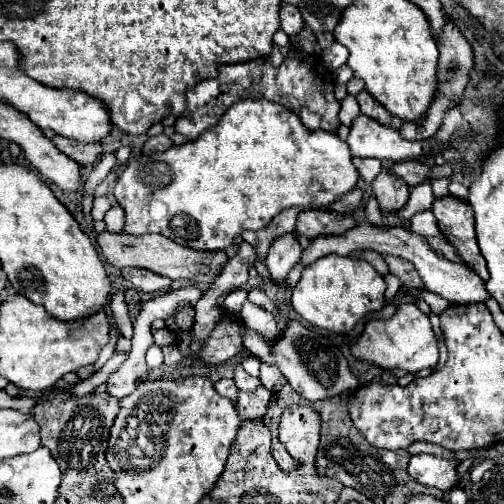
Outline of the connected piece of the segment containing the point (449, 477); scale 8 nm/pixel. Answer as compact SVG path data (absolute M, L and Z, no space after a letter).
M418 454L418 456L410 458L408 474L412 478L420 480L420 484L424 484L424 486L446 492L460 484L456 468L458 468L456 460L430 456L430 454Z

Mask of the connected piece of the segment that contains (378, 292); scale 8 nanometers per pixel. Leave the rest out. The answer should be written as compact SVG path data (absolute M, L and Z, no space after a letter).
M330 254L304 268L300 282L292 288L292 308L312 326L346 334L358 324L360 318L382 310L386 304L384 290L384 278L368 262Z

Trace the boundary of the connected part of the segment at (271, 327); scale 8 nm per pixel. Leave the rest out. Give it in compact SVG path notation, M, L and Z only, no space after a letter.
M248 300L244 302L244 306L240 310L240 318L244 320L244 324L248 328L252 328L256 334L260 334L268 342L276 342L282 336L274 316L270 312L264 312L264 310L256 308L256 304L252 304Z

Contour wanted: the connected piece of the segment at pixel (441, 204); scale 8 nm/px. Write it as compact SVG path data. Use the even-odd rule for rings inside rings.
M446 196L446 198L436 198L430 210L438 220L440 232L458 250L464 264L472 268L482 280L488 280L486 260L478 250L478 242L474 234L472 206L454 196Z

